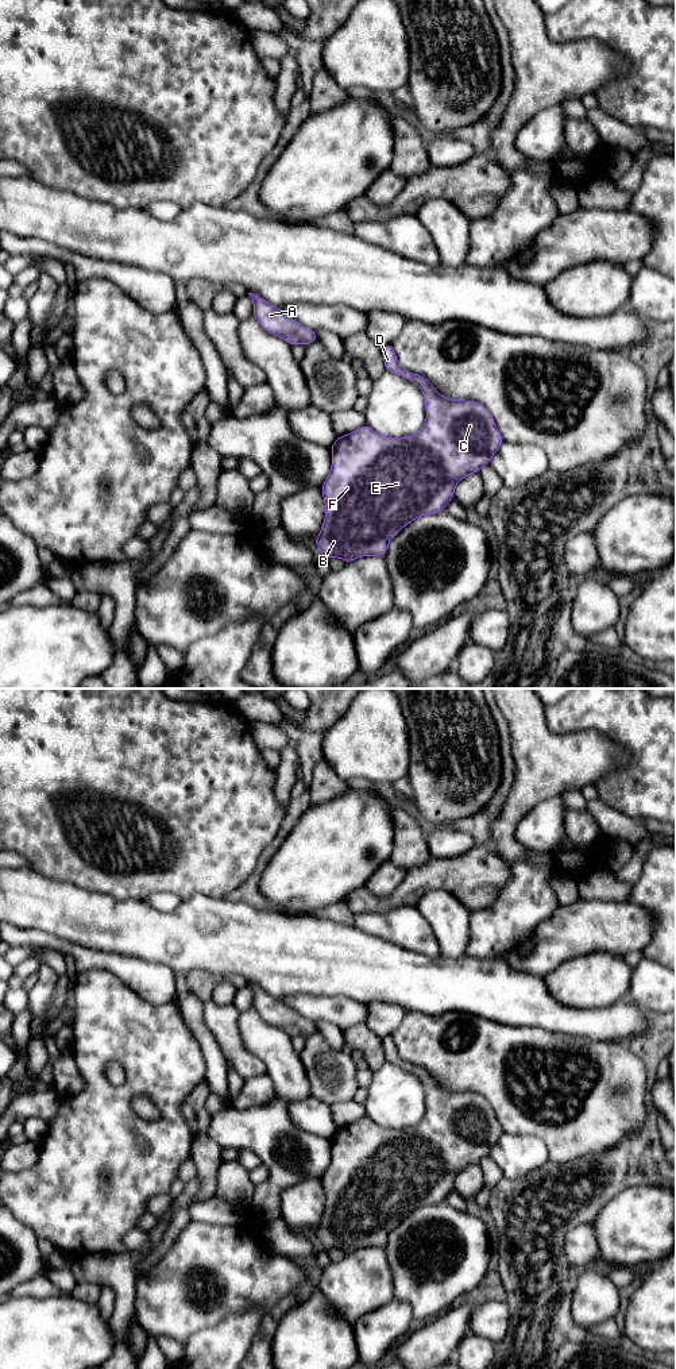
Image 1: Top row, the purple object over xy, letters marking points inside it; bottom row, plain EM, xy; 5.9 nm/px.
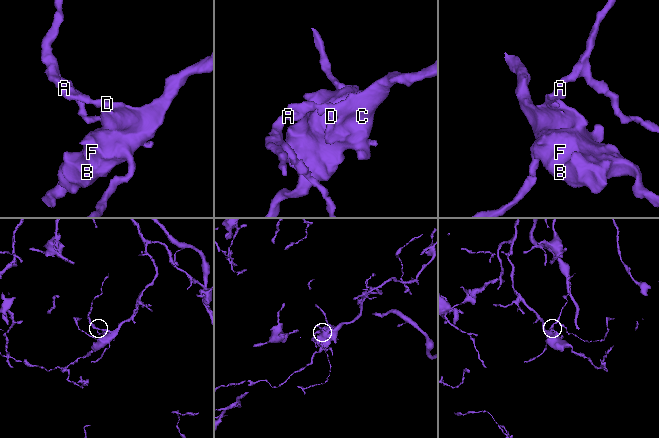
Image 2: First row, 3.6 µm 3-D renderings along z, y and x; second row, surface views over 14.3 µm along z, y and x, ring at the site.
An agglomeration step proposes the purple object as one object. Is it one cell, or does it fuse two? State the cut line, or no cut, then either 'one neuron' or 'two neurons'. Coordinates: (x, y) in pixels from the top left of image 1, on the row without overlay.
cut none; one neuron

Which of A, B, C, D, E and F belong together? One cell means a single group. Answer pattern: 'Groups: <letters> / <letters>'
Groups: A B C D E F

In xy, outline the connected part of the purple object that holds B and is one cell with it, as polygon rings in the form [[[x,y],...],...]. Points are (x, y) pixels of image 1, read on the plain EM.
[[[391,1037],[383,1038],[382,1046],[386,1063],[407,1069],[422,1081],[426,1111],[418,1123],[403,1130],[385,1129],[371,1118],[363,1117],[348,1126],[339,1127],[333,1134],[331,1138],[332,1158],[321,1177],[325,1208],[321,1222],[314,1230],[314,1235],[325,1250],[341,1249],[349,1254],[360,1247],[385,1247],[390,1231],[403,1218],[420,1207],[445,1202],[447,1195],[453,1189],[456,1176],[464,1168],[479,1164],[482,1158],[488,1156],[505,1133],[491,1104],[480,1094],[449,1091],[439,1085],[425,1068],[399,1057]]]

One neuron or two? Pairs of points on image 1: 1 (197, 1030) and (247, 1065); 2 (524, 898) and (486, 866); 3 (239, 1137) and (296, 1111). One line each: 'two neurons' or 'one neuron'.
1: two neurons
2: two neurons
3: two neurons

